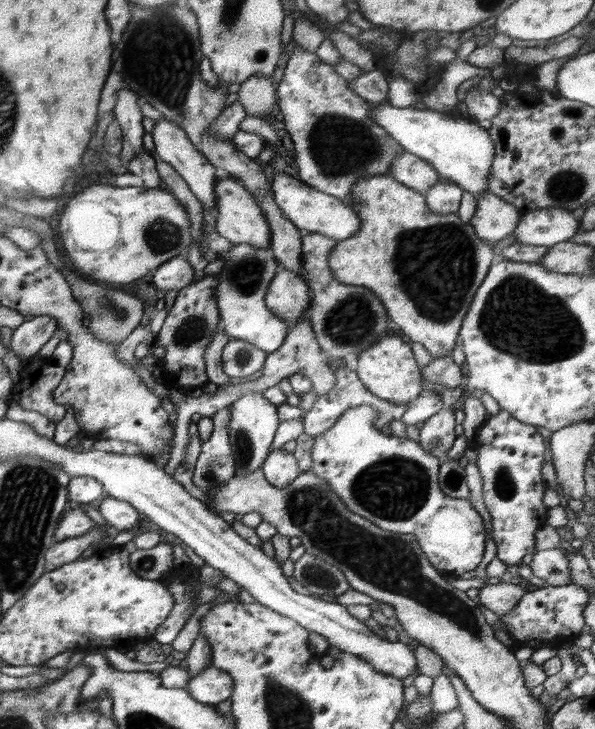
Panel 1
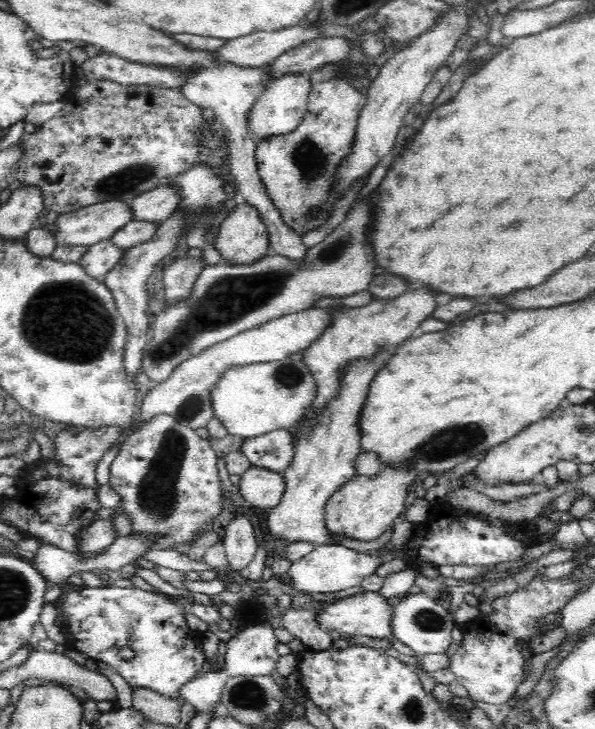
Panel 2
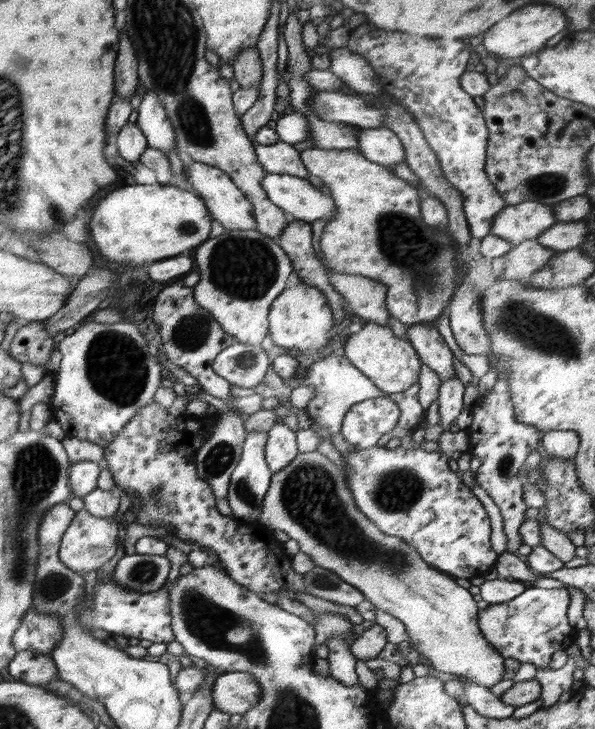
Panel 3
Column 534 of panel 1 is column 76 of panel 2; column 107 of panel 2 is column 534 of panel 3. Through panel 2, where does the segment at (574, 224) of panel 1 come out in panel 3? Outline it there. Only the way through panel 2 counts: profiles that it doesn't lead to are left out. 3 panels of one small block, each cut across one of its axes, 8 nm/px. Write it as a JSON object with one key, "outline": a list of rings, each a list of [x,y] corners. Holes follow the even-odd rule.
{"outline":[[[526,200],[520,204],[504,206],[496,214],[490,233],[516,245],[524,240],[538,238],[556,222],[552,207]]]}

